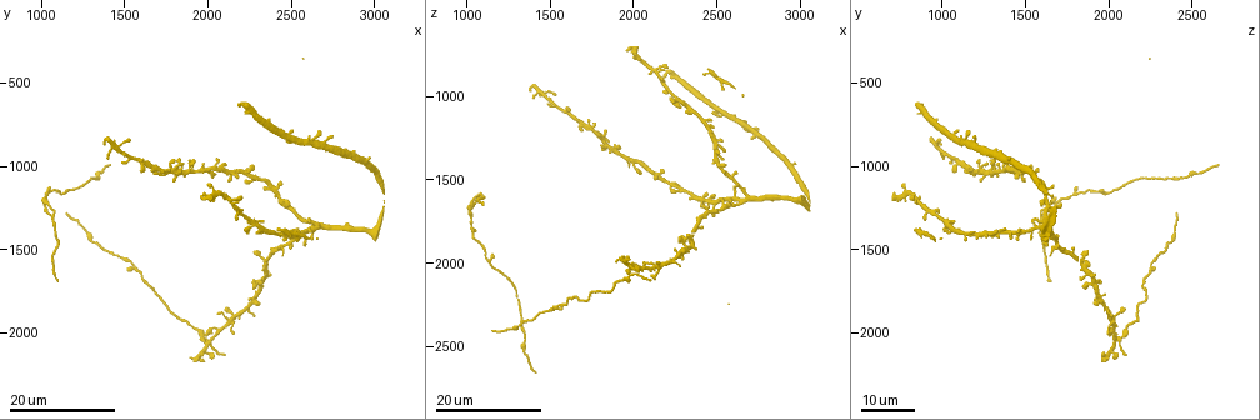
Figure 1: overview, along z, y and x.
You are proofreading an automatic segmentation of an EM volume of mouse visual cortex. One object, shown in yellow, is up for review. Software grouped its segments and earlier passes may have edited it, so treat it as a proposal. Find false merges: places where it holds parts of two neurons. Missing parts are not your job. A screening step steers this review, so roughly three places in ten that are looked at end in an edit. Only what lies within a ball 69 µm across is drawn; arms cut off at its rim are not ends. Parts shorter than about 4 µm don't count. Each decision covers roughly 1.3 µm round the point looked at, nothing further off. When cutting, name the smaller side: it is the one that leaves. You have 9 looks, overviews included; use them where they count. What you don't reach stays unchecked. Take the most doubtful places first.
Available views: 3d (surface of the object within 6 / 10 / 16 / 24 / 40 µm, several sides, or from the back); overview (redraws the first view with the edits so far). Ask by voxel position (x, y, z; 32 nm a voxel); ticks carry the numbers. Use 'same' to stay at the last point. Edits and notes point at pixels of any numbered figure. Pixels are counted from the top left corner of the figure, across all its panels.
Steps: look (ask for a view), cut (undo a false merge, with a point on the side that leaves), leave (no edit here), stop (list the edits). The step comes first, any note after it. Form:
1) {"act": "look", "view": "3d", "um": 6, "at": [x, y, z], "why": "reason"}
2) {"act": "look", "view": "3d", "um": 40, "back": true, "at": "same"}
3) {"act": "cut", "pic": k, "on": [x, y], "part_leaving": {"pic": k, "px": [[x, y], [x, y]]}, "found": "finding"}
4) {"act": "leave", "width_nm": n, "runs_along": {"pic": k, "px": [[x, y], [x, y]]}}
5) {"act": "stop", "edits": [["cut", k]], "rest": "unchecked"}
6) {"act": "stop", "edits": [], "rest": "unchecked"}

{"act": "look", "view": "3d", "um": 24, "at": [2440, 1420, 1160], "why": "branch point"}

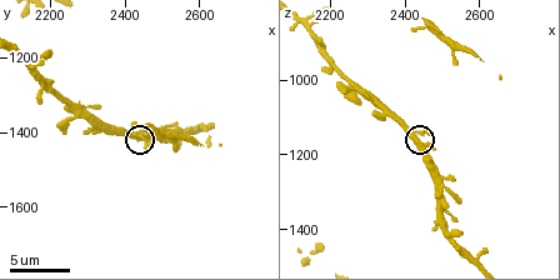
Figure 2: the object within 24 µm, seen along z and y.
{"act": "look", "view": "3d", "um": 10, "at": [2430, 1400, 1140]}

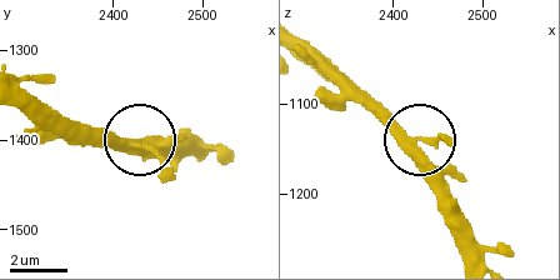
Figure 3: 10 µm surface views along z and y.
{"act": "leave", "runs_along": {"pic": 3, "px": [[203, 138], [179, 145], [83, 145]]}, "found": "continuous, no second neuron"}

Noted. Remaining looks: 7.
{"act": "look", "view": "3d", "um": 16, "at": [1140, 1160, 2020], "why": "sudden change in width"}

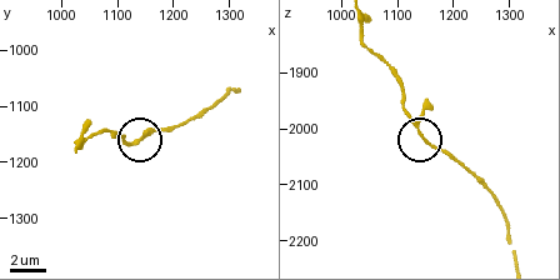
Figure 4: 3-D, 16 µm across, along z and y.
{"act": "look", "view": "3d", "um": 6, "at": "same"}

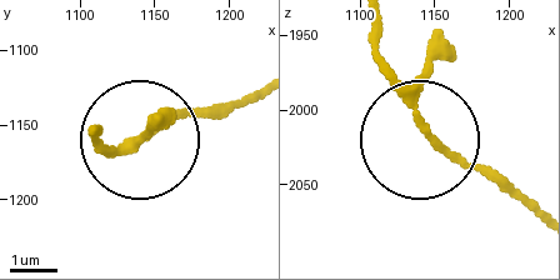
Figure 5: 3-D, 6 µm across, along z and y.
{"act": "leave", "arms": 3, "found": "all the same neuron"}

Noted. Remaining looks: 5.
{"act": "look", "view": "3d", "um": 24, "at": [1540, 1600, 2260]}

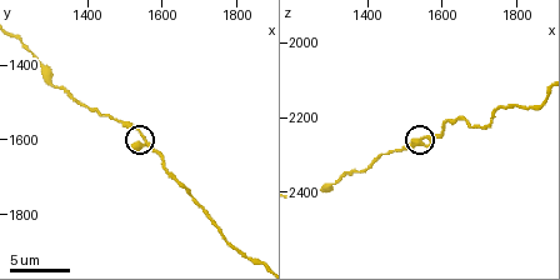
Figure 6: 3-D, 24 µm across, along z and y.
{"act": "look", "view": "3d", "um": 6, "at": [1550, 1590, 2250], "why": "closer look"}

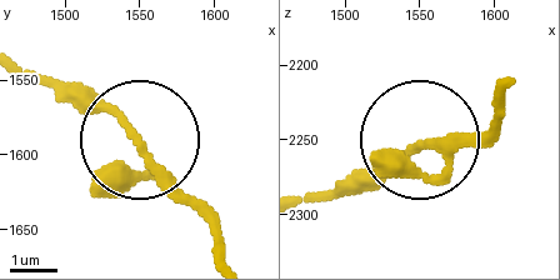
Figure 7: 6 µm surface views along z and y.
{"act": "leave", "runs_along": {"pic": 7, "px": [[224, 259], [125, 128], [56, 84]]}, "found": "all the same neuron"}

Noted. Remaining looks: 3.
{"act": "look", "view": "3d", "um": 16, "at": [2040, 2020, 2040], "why": "three-way junction"}

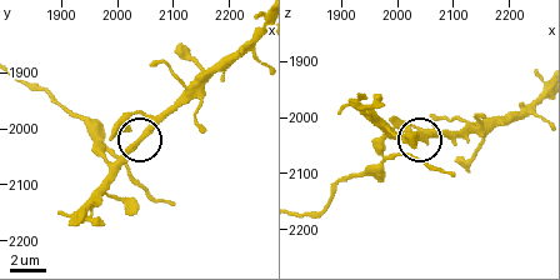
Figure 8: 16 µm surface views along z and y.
{"act": "look", "view": "3d", "um": 10, "at": "same"}

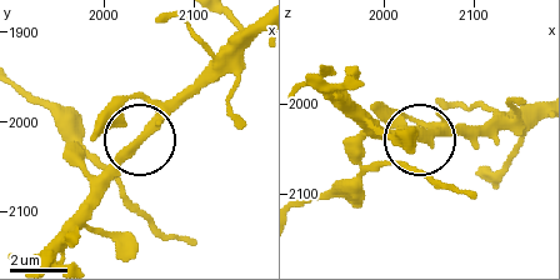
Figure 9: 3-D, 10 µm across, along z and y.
{"act": "leave", "side_arm_um": 101, "runs_along": {"pic": 9, "px": [[435, 133], [420, 138], [485, 133]]}, "found": "one neuron here"}

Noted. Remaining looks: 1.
{"act": "stop", "edits": [], "rest": "unchecked"}

